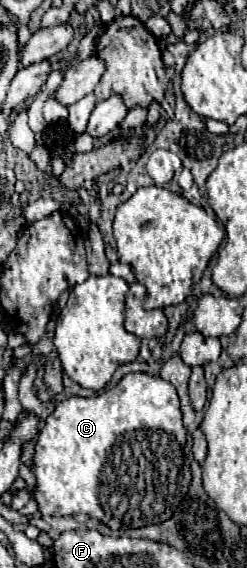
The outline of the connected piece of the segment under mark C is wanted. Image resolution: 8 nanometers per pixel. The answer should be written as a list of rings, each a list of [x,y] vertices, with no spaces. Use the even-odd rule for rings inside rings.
[[[131,372],[103,394],[91,398],[73,396],[59,402],[39,430],[31,462],[31,472],[37,478],[35,500],[39,512],[43,516],[89,514],[105,522],[111,530],[165,522],[187,496],[191,482],[189,462],[183,452],[185,436],[187,430],[181,422],[177,390],[159,376]]]

